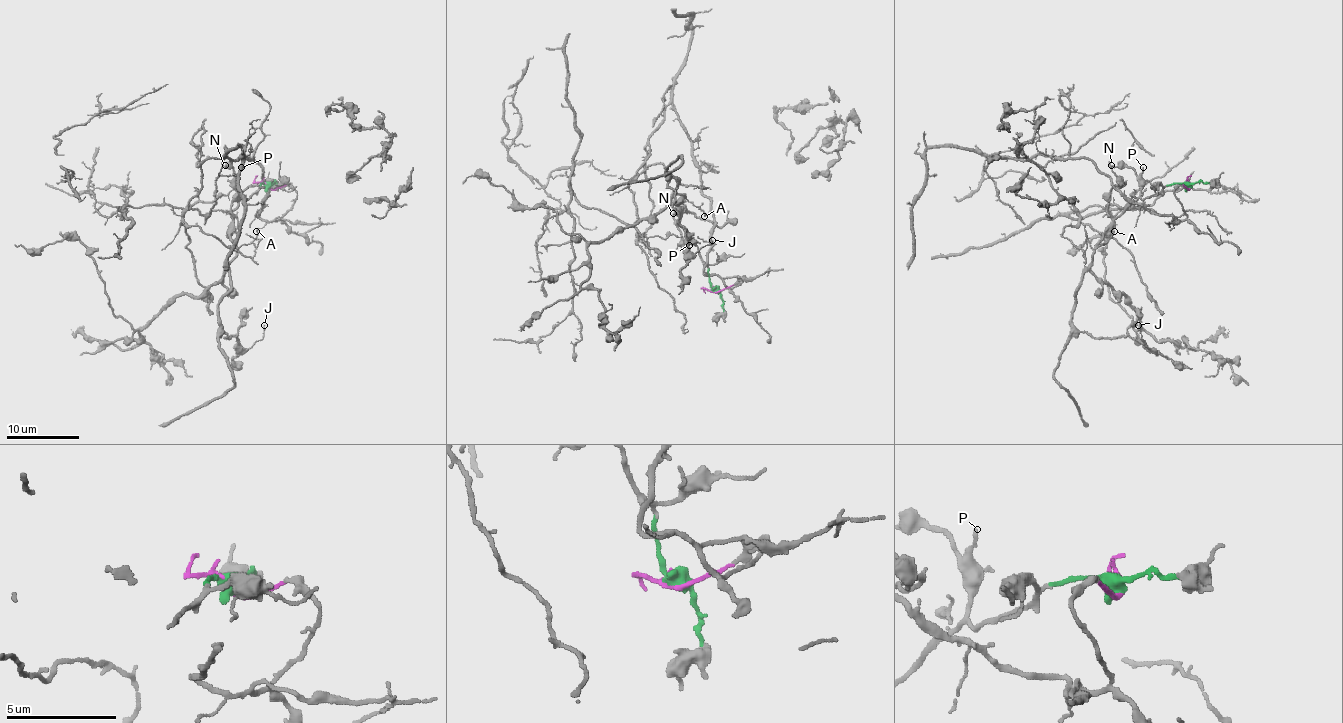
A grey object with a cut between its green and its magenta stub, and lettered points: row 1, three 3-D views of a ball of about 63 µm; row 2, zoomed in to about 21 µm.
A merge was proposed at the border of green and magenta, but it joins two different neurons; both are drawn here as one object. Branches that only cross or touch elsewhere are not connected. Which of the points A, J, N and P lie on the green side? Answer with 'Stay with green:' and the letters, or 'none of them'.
Stay with green: A, J, N, P

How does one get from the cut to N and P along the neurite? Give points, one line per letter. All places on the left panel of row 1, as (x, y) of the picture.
N: (266, 185), (260, 185), (246, 198), (235, 187), (231, 167), (224, 165)
P: (266, 185), (260, 185), (246, 198), (235, 187), (235, 174), (240, 167)

